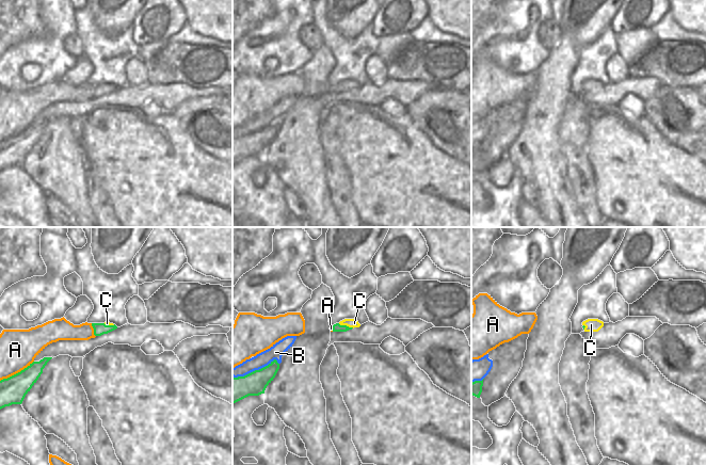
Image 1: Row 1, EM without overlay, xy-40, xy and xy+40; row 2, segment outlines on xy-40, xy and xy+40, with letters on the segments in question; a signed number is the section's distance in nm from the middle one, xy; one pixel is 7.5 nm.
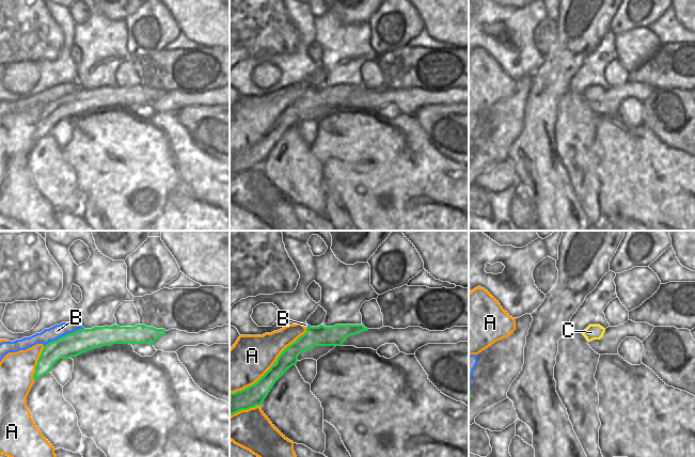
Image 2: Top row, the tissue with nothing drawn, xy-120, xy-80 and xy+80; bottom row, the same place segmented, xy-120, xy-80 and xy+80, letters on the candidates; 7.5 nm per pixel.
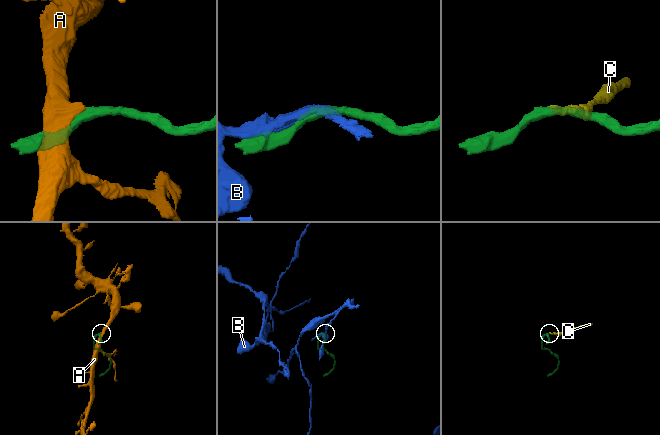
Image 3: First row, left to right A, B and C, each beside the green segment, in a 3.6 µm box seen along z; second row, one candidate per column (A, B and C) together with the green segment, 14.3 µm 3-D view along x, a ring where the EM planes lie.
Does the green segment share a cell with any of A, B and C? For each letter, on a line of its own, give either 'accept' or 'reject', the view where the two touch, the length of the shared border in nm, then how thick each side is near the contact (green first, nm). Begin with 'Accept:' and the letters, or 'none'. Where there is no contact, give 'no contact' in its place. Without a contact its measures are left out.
Accept: none
A: reject; contact in xy-40; length 300 nm; calibres 200 and 280 nm
B: reject; contact in xy; length 360 nm; calibres 190 and 110 nm
C: reject; contact in xy; length 120 nm; calibres 60 and 70 nm

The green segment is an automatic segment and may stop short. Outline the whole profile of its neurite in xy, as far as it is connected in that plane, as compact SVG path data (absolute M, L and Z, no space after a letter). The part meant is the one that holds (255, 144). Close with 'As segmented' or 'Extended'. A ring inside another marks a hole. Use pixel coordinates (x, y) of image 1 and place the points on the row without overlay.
M274 121L268 127L244 138L232 138L232 165L248 157L264 155L267 147L273 142L278 130L279 125Z. As segmented.

